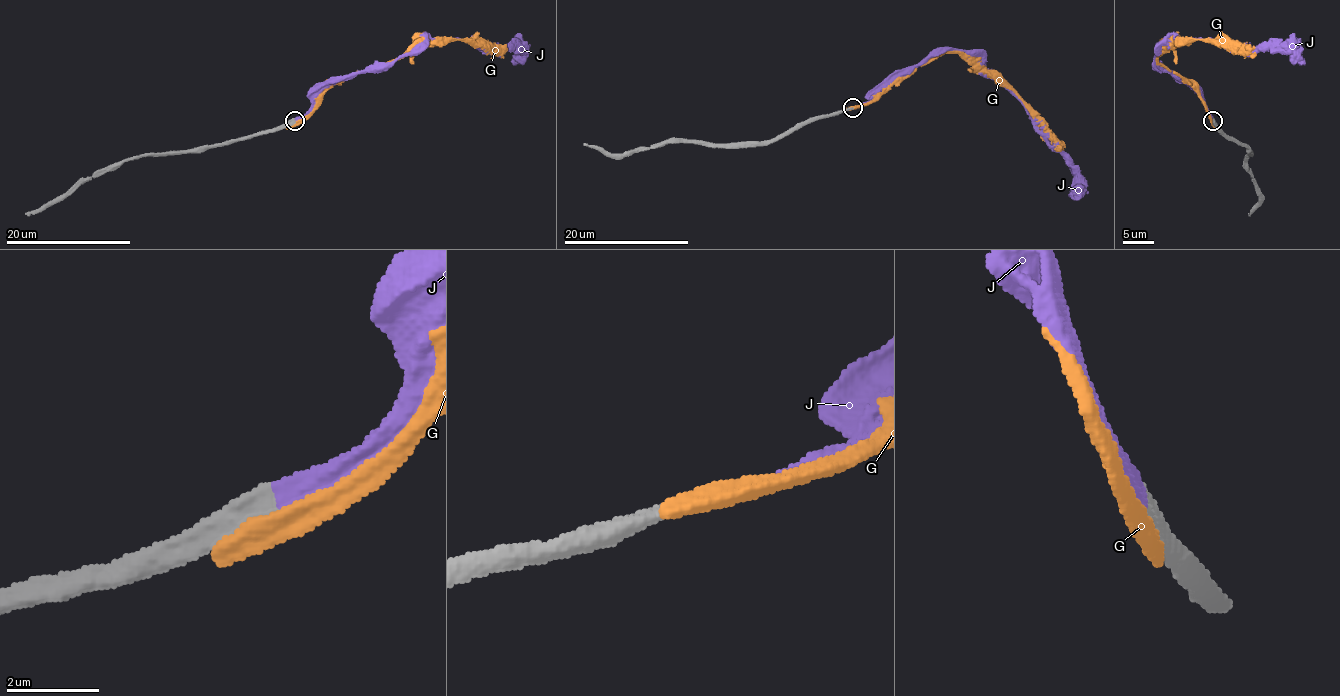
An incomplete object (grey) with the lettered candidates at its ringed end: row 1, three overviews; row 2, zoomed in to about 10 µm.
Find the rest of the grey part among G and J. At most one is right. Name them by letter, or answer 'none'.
J

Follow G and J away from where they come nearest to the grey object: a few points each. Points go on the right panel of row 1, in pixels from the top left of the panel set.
G: (1214, 124), (1204, 101), (1158, 58), (1169, 48), (1195, 40), (1236, 40), (1256, 55)
J: (1214, 121), (1206, 102), (1155, 62), (1155, 52), (1172, 35), (1215, 40), (1239, 51), (1290, 51), (1304, 65)

